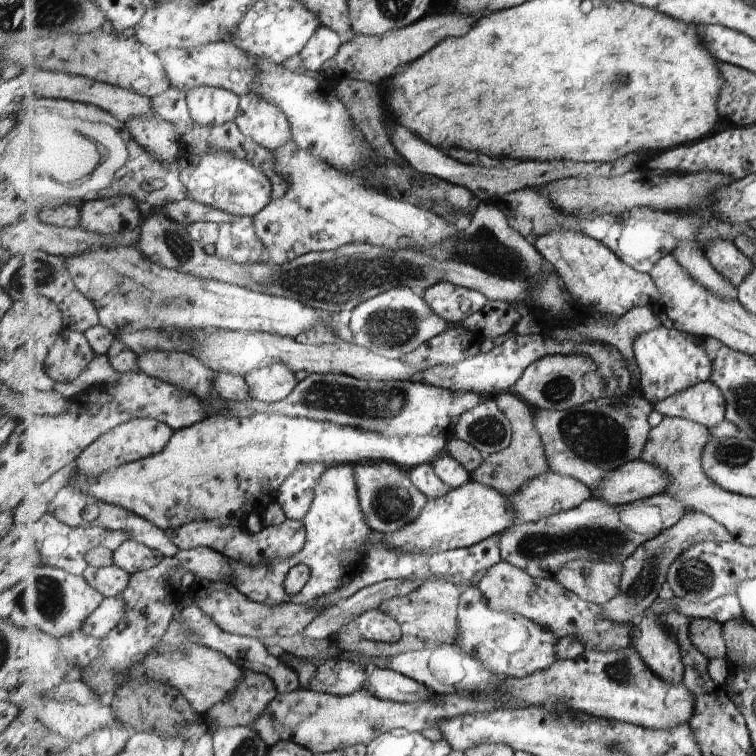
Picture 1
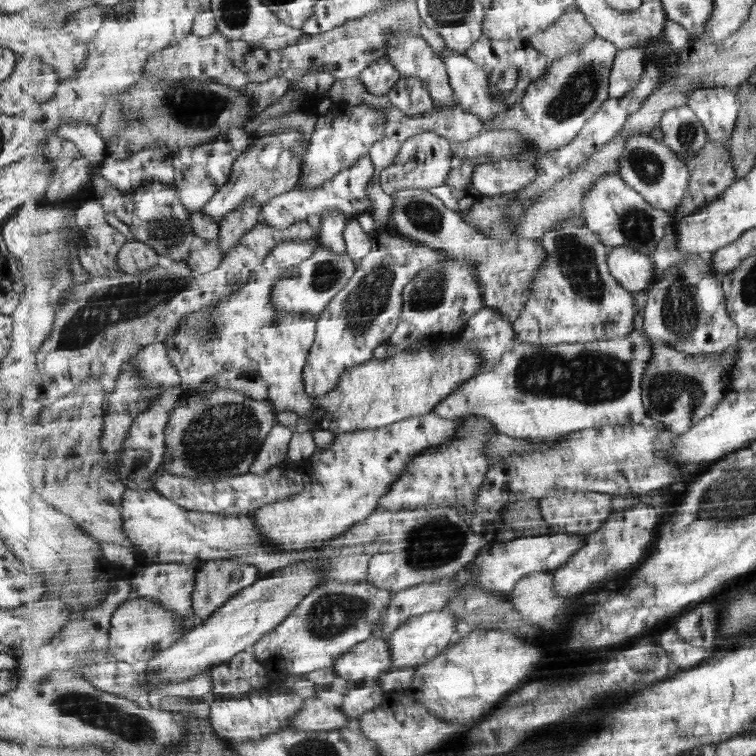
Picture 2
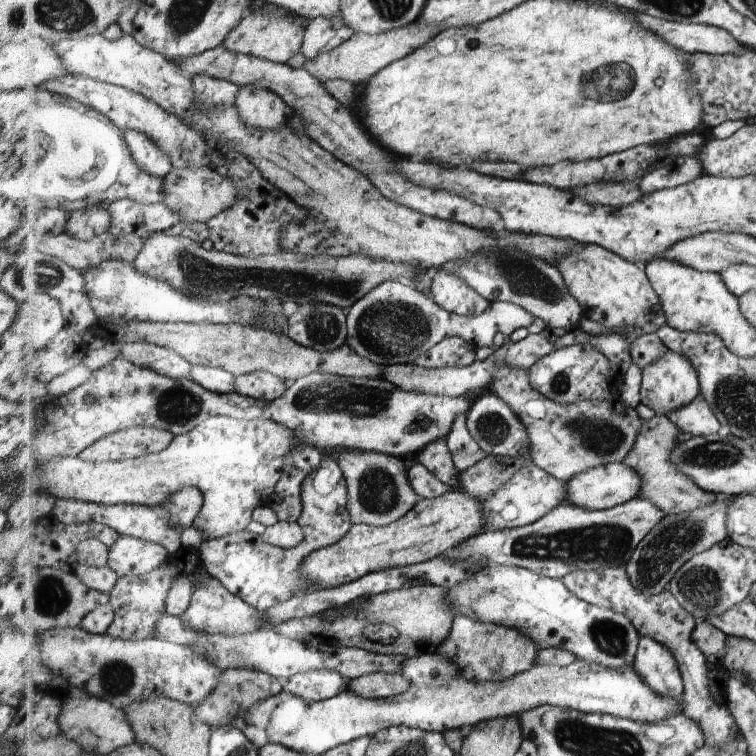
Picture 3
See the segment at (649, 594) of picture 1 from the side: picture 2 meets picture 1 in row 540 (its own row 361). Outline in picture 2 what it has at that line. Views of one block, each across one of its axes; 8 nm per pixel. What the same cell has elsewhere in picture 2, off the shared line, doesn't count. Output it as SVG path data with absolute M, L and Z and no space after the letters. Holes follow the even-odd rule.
M654 339L653 358L642 380L643 399L649 417L666 425L674 435L689 432L697 420L713 414L725 396L722 374L736 358L737 349L727 349L715 359L709 355L687 355Z

